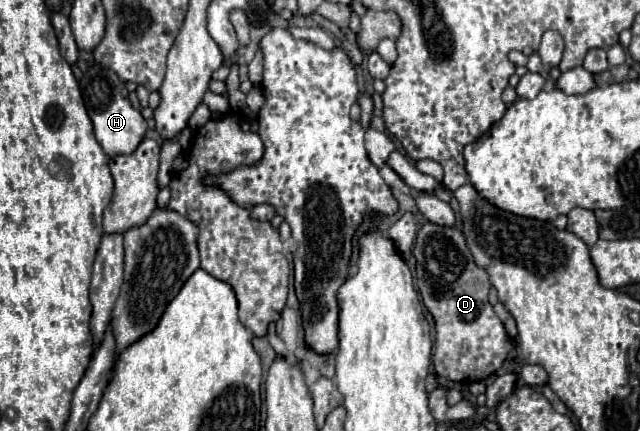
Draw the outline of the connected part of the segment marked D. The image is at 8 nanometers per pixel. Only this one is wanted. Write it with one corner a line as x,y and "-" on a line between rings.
423,224
417,232
413,254
417,258
417,290
425,308
435,318
433,366
437,374
465,384
485,380
515,346
487,300
491,288
487,272
475,264
465,236
457,228

